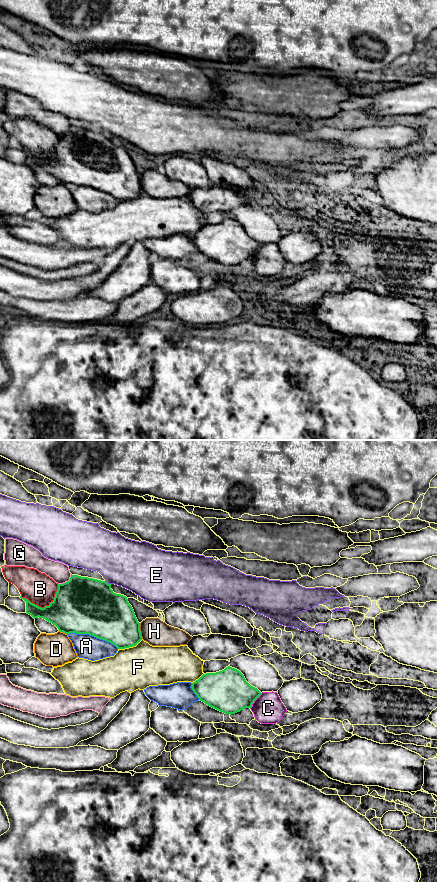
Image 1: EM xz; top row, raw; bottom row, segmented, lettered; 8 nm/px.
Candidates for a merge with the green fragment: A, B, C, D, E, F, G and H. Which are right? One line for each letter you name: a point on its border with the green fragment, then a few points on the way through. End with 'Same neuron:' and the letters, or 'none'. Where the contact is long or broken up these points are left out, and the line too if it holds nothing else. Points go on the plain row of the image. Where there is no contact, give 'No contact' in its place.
A: Touches green at xz (93, 187)
Same neuron: A

